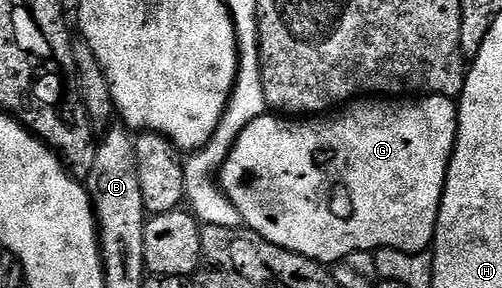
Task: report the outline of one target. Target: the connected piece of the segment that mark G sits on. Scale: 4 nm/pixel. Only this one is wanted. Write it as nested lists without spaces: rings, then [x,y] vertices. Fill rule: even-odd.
[[[427,94],[425,96],[366,96],[355,100],[345,108],[329,116],[310,116],[305,120],[287,120],[282,116],[263,116],[252,120],[248,128],[238,137],[230,158],[220,171],[220,185],[226,195],[236,204],[245,229],[254,230],[280,248],[292,251],[316,262],[331,264],[349,259],[358,251],[377,252],[394,249],[401,253],[418,254],[425,251],[434,241],[434,229],[438,223],[438,213],[442,203],[442,193],[446,187],[446,169],[454,155],[454,144],[458,141],[458,103],[453,98]]]

